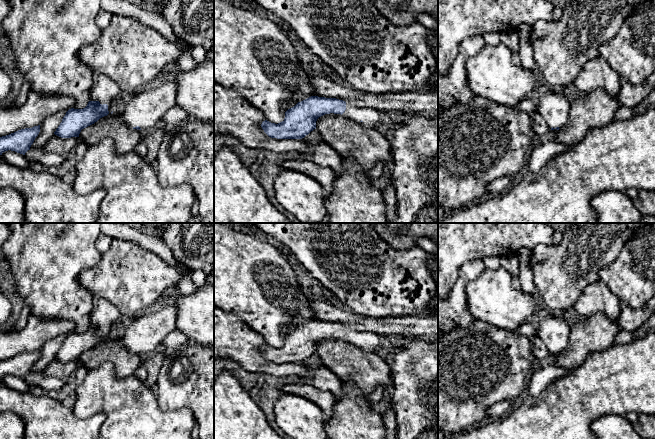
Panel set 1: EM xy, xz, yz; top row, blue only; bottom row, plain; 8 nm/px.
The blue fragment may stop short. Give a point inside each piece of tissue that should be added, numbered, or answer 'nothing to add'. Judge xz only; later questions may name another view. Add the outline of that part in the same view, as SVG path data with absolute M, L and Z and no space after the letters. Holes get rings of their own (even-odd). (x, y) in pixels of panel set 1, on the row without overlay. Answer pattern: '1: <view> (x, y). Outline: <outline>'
1: xz (372, 343). Outline: M346 326L346 334L342 339L368 353L378 353L387 346L378 334L360 332L348 326Z

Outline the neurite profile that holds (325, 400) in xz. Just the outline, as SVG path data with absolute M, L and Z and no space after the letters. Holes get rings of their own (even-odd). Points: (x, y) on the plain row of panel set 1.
M288 384L277 387L282 393L304 397L316 404L324 414L333 415L333 408L338 401L337 396L325 390L320 390L311 384Z

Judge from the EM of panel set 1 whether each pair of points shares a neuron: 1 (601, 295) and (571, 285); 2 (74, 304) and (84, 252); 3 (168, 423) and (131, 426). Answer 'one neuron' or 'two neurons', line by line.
1: two neurons
2: one neuron
3: one neuron

